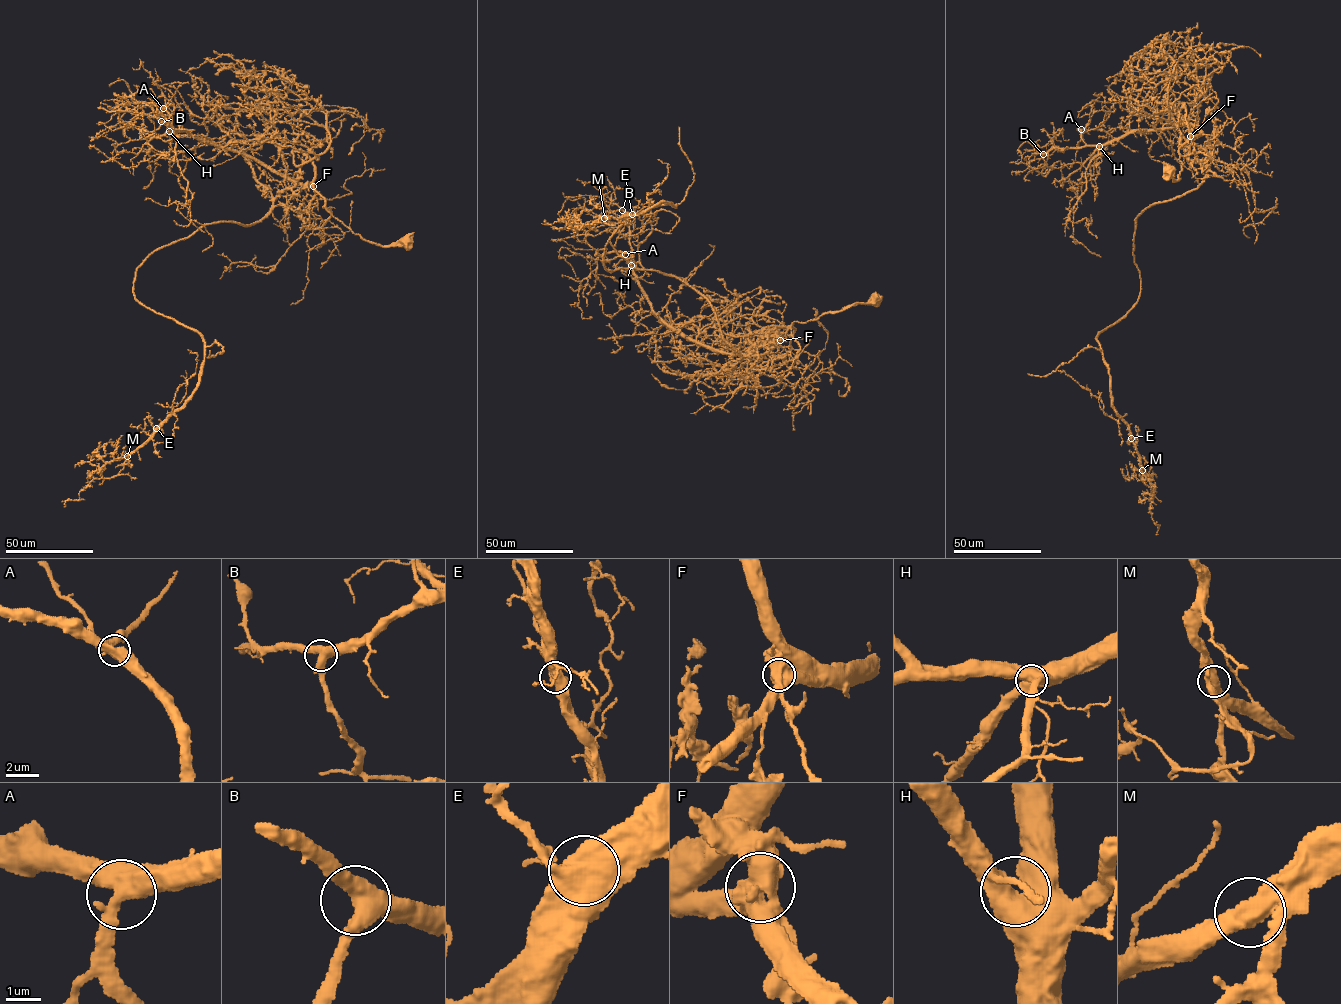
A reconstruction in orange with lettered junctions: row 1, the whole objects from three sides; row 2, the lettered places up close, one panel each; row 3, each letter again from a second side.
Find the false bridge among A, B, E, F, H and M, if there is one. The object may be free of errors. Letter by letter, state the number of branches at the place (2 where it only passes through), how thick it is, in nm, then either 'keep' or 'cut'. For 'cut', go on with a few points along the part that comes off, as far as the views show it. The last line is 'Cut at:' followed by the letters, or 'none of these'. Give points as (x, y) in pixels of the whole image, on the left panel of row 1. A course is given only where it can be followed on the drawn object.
A: branches 3; calibre 480 nm; keep
B: branches 3; calibre 480 nm; keep
E: branches 3; calibre 550 nm; keep
F: branches 3; calibre 600 nm; cut; course (313, 186), (314, 206), (204, 224), (137, 268), (136, 300), (201, 337), (198, 386), (117, 474), (64, 507)
H: branches 3; calibre 550 nm; keep
M: branches 3; calibre 440 nm; keep
Cut at: F

